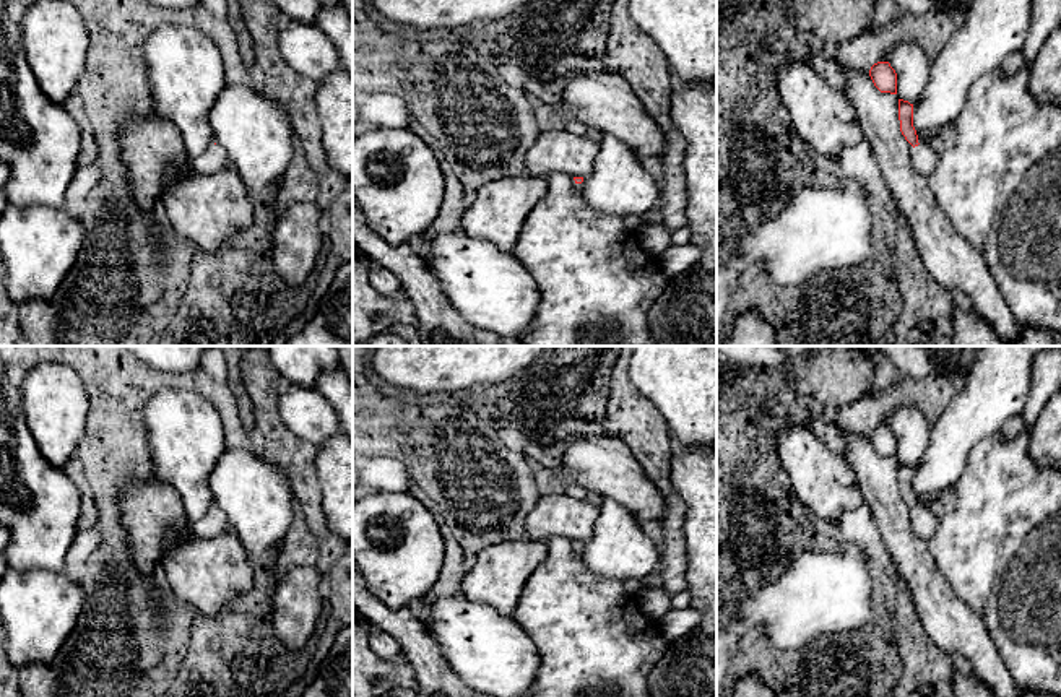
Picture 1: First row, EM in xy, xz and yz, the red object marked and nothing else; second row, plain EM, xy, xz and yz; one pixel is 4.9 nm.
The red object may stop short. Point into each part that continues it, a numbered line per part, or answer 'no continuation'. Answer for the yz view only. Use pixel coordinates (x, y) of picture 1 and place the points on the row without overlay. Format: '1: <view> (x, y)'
1: yz (923, 523)

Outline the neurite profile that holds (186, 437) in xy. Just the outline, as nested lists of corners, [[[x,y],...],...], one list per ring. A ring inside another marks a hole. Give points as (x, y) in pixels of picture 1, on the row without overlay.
[[[164,387],[143,411],[149,463],[174,487],[190,523],[214,509],[208,476],[227,447],[218,409],[200,393]]]

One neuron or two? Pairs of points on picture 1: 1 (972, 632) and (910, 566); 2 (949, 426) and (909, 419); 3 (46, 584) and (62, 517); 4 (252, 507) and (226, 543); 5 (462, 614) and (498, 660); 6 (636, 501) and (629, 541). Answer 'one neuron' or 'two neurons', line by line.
1: one neuron
2: two neurons
3: two neurons
4: two neurons
5: one neuron
6: two neurons

